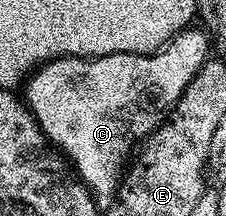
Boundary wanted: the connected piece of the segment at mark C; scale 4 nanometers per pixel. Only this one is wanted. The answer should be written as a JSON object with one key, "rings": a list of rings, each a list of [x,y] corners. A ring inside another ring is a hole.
{"rings":[[[189,26],[176,33],[160,51],[151,54],[119,52],[91,58],[62,56],[59,60],[49,60],[27,77],[22,99],[35,116],[44,135],[67,156],[69,164],[76,169],[77,176],[84,181],[93,196],[112,198],[120,187],[126,171],[126,161],[133,155],[134,149],[141,142],[147,141],[168,119],[169,112],[176,107],[188,83],[208,59],[210,37],[207,31]]]}

